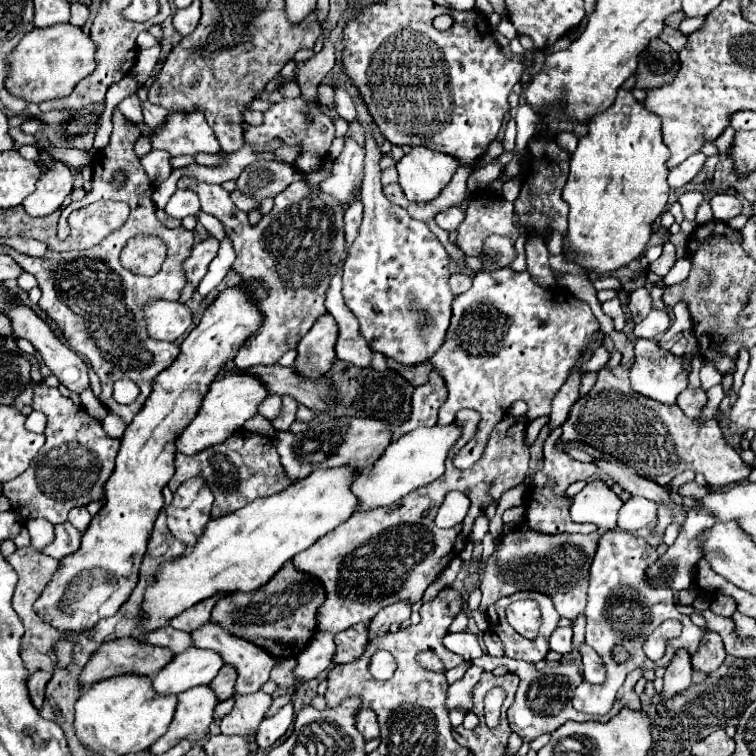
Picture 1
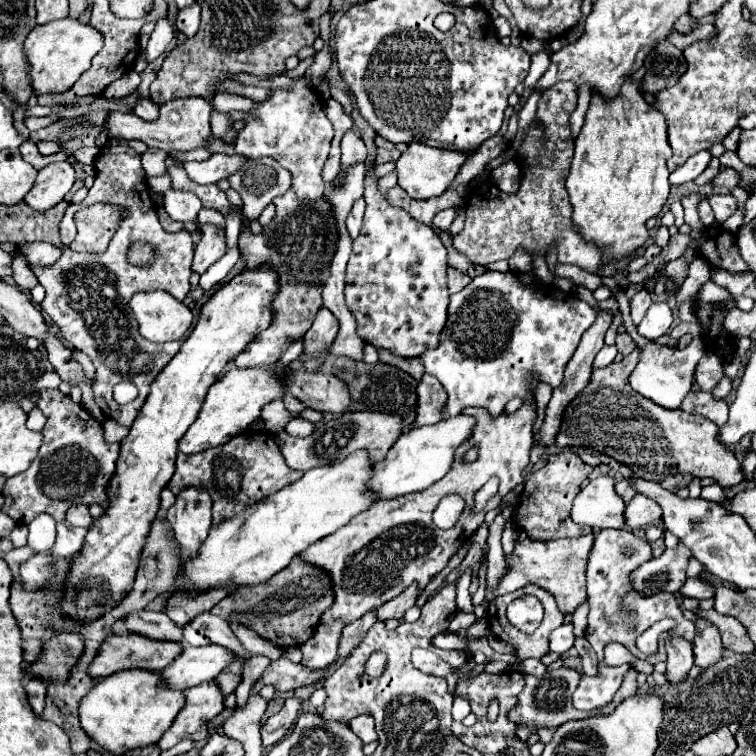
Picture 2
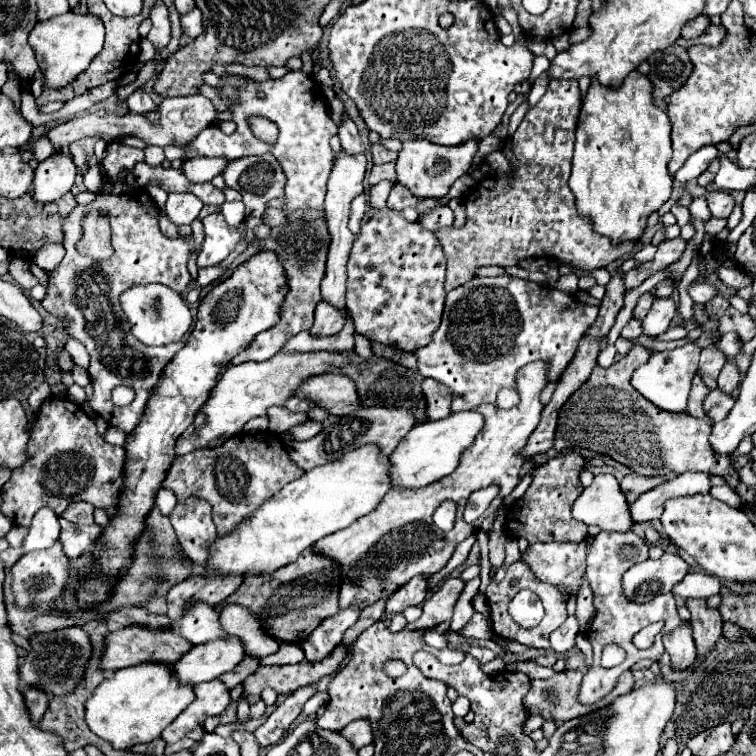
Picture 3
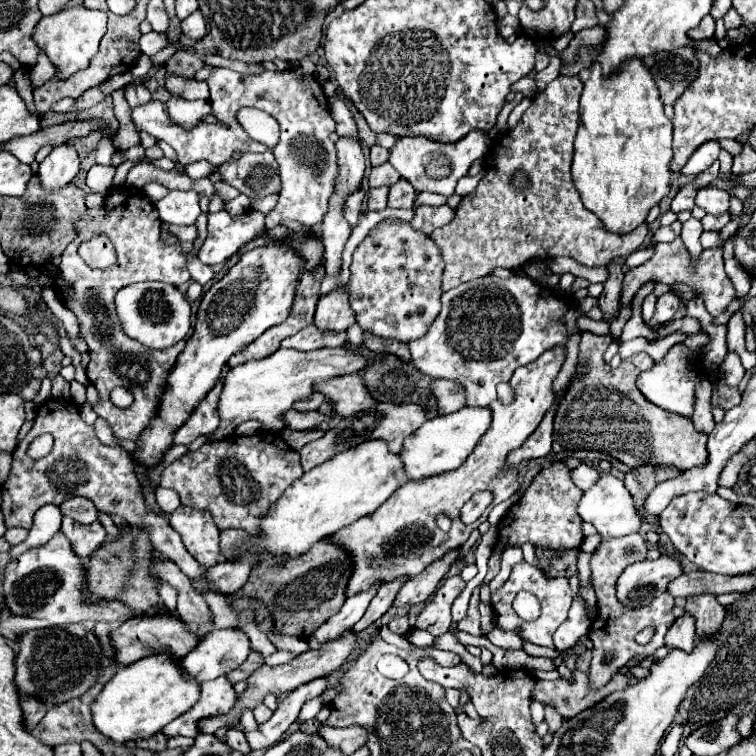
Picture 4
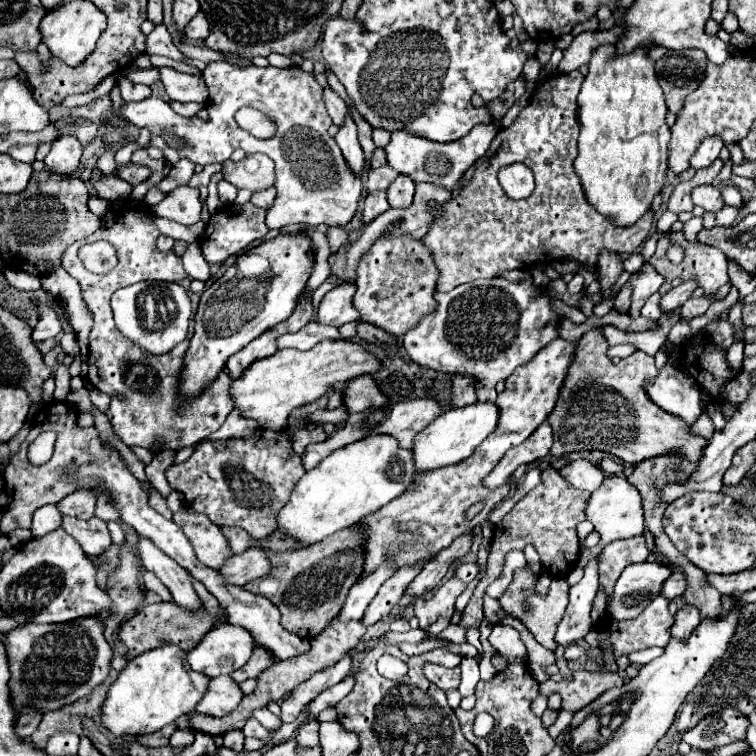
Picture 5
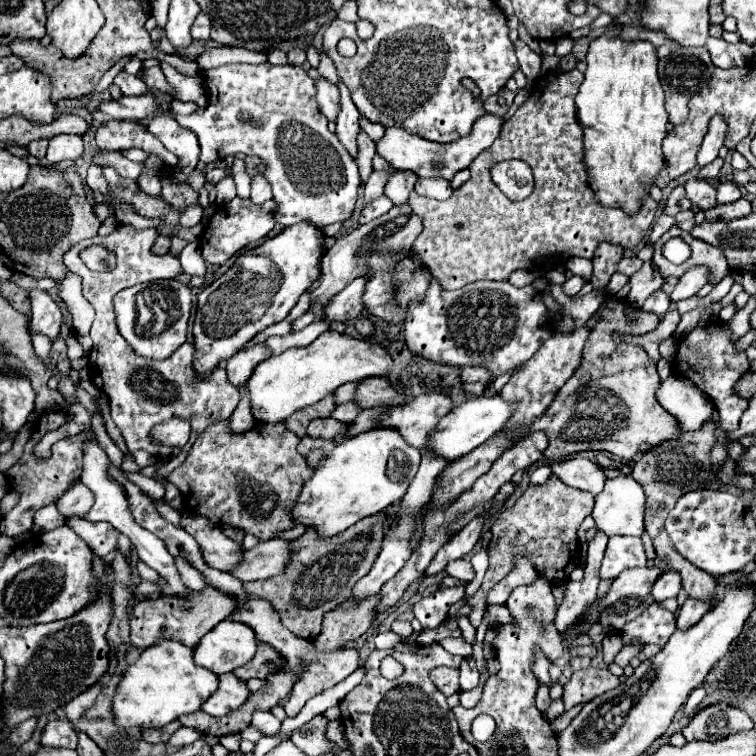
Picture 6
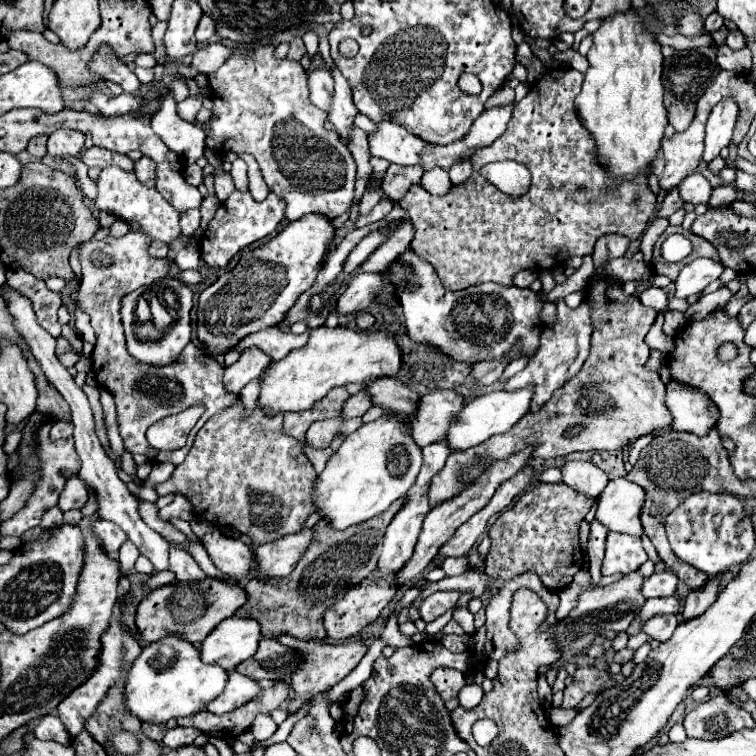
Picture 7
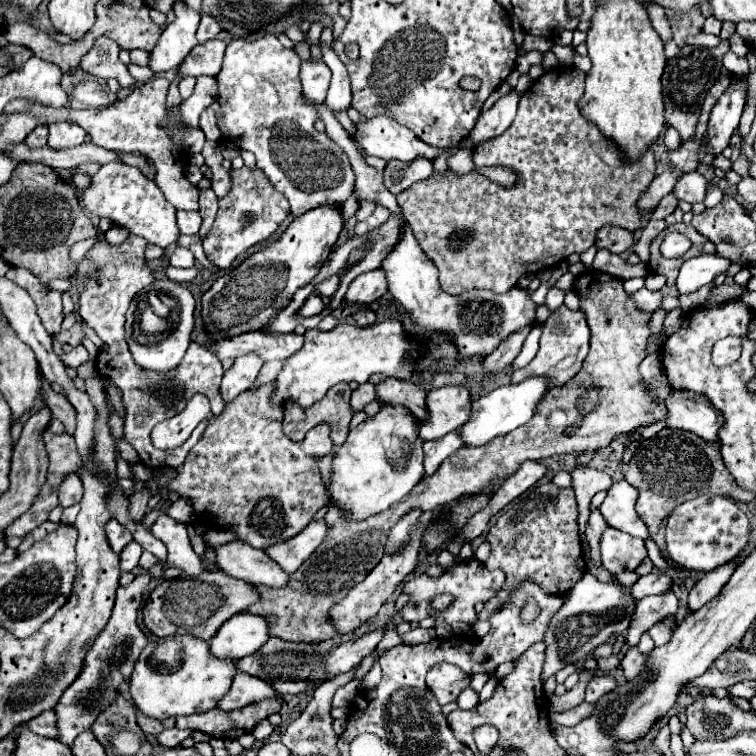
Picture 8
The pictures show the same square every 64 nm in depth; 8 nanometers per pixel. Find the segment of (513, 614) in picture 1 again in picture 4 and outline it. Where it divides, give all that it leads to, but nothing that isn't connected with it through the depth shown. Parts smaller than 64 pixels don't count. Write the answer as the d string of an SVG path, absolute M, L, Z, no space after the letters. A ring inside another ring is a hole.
M518 592L516 602L512 602L512 608L524 622L532 622L540 616L540 602L532 592Z

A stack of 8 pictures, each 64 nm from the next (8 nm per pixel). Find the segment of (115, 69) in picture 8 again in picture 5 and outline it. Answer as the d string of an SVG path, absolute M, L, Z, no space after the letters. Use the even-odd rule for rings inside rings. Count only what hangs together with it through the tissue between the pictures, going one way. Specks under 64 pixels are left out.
M120 80L120 90L122 90L122 98L126 102L138 102L138 100L144 100L150 96L150 86L144 86L144 84L132 84L130 80Z

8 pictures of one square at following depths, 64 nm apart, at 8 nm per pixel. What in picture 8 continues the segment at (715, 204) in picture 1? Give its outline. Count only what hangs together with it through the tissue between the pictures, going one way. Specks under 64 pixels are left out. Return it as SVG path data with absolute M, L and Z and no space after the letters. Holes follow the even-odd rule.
M690 172L690 174L684 174L676 182L676 188L672 192L680 200L686 200L690 204L696 204L696 202L704 202L706 188L708 188L708 180L700 172Z

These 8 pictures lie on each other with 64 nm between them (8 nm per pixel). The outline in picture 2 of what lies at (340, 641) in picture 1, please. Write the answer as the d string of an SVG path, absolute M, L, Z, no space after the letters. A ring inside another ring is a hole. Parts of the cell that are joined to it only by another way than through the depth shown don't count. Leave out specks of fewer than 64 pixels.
M376 610L368 612L368 616L362 616L360 620L344 626L342 630L342 638L340 638L340 648L338 648L338 658L348 658L352 654L352 650L364 640L364 634L368 632L368 628L376 622Z

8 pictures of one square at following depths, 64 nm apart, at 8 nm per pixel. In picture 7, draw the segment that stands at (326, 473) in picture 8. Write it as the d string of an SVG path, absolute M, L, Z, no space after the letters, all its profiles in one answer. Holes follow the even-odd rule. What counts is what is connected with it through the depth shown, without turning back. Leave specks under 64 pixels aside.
M306 446L304 448L306 452L306 456L308 456L308 460L312 462L312 466L318 470L318 472L322 472L324 470L324 466L326 466L326 462L328 462L328 458L332 456L332 448L328 446L328 448L312 448L312 446Z

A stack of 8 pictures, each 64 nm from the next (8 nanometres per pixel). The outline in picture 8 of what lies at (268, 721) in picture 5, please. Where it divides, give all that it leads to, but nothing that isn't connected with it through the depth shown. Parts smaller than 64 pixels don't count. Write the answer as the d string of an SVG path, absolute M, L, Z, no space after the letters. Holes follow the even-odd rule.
M260 720L260 722L256 724L256 728L252 730L252 734L254 734L256 740L266 740L266 738L270 738L272 732L274 732L274 726L272 726L268 720Z

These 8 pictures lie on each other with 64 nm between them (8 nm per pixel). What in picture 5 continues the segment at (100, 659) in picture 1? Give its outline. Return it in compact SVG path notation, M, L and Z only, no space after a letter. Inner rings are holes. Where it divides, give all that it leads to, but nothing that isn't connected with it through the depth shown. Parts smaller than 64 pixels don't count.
M160 602L160 604L144 606L144 610L138 612L134 618L122 622L118 630L118 638L128 648L126 658L136 658L148 650L154 650L156 648L154 638L164 644L176 644L184 652L190 652L202 640L202 636L214 626L214 622L216 618L208 616L208 612L196 612L196 616L188 616L188 612L184 612L182 608L176 608L174 602Z

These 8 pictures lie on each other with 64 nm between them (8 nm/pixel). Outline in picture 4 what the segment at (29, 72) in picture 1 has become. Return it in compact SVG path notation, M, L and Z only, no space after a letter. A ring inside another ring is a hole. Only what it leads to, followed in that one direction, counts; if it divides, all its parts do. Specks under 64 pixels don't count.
M76 6L76 8L64 8L64 12L58 12L56 16L42 18L32 32L32 40L38 44L38 48L54 64L54 70L56 70L54 78L66 80L90 64L92 56L98 52L98 46L100 46L100 40L104 34L106 34L104 12Z

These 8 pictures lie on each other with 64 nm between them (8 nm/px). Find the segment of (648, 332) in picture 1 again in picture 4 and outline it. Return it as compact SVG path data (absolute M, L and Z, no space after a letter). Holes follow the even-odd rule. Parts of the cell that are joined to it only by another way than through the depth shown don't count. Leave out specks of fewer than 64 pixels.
M666 292L666 294L658 296L654 316L652 316L646 324L652 326L652 328L660 328L660 326L668 324L668 322L676 316L678 306L680 306L680 298L678 298L674 292Z

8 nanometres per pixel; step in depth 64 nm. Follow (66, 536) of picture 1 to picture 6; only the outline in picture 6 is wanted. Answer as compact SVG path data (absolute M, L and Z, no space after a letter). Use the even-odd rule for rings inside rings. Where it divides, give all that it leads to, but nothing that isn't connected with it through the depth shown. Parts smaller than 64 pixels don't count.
M66 518L66 526L72 528L98 558L106 558L108 554L116 552L118 530L114 530L108 522L90 522L86 518Z

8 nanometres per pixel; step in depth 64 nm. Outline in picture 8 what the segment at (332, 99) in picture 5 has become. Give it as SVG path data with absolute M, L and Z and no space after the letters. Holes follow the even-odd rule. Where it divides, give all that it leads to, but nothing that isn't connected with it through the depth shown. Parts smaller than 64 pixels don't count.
M308 60L302 62L300 78L304 86L304 96L314 104L324 104L330 86L330 68L324 62Z

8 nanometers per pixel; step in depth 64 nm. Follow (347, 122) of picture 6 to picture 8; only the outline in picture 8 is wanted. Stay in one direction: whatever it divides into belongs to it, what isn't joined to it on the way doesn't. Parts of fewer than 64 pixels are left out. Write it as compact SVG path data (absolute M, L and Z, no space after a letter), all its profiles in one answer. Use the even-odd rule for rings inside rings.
M320 46L324 54L326 66L332 70L332 84L328 90L326 106L330 108L332 114L338 114L342 110L348 110L352 104L352 94L350 94L350 78L346 72L346 66L340 64L338 56L330 50L330 46Z

